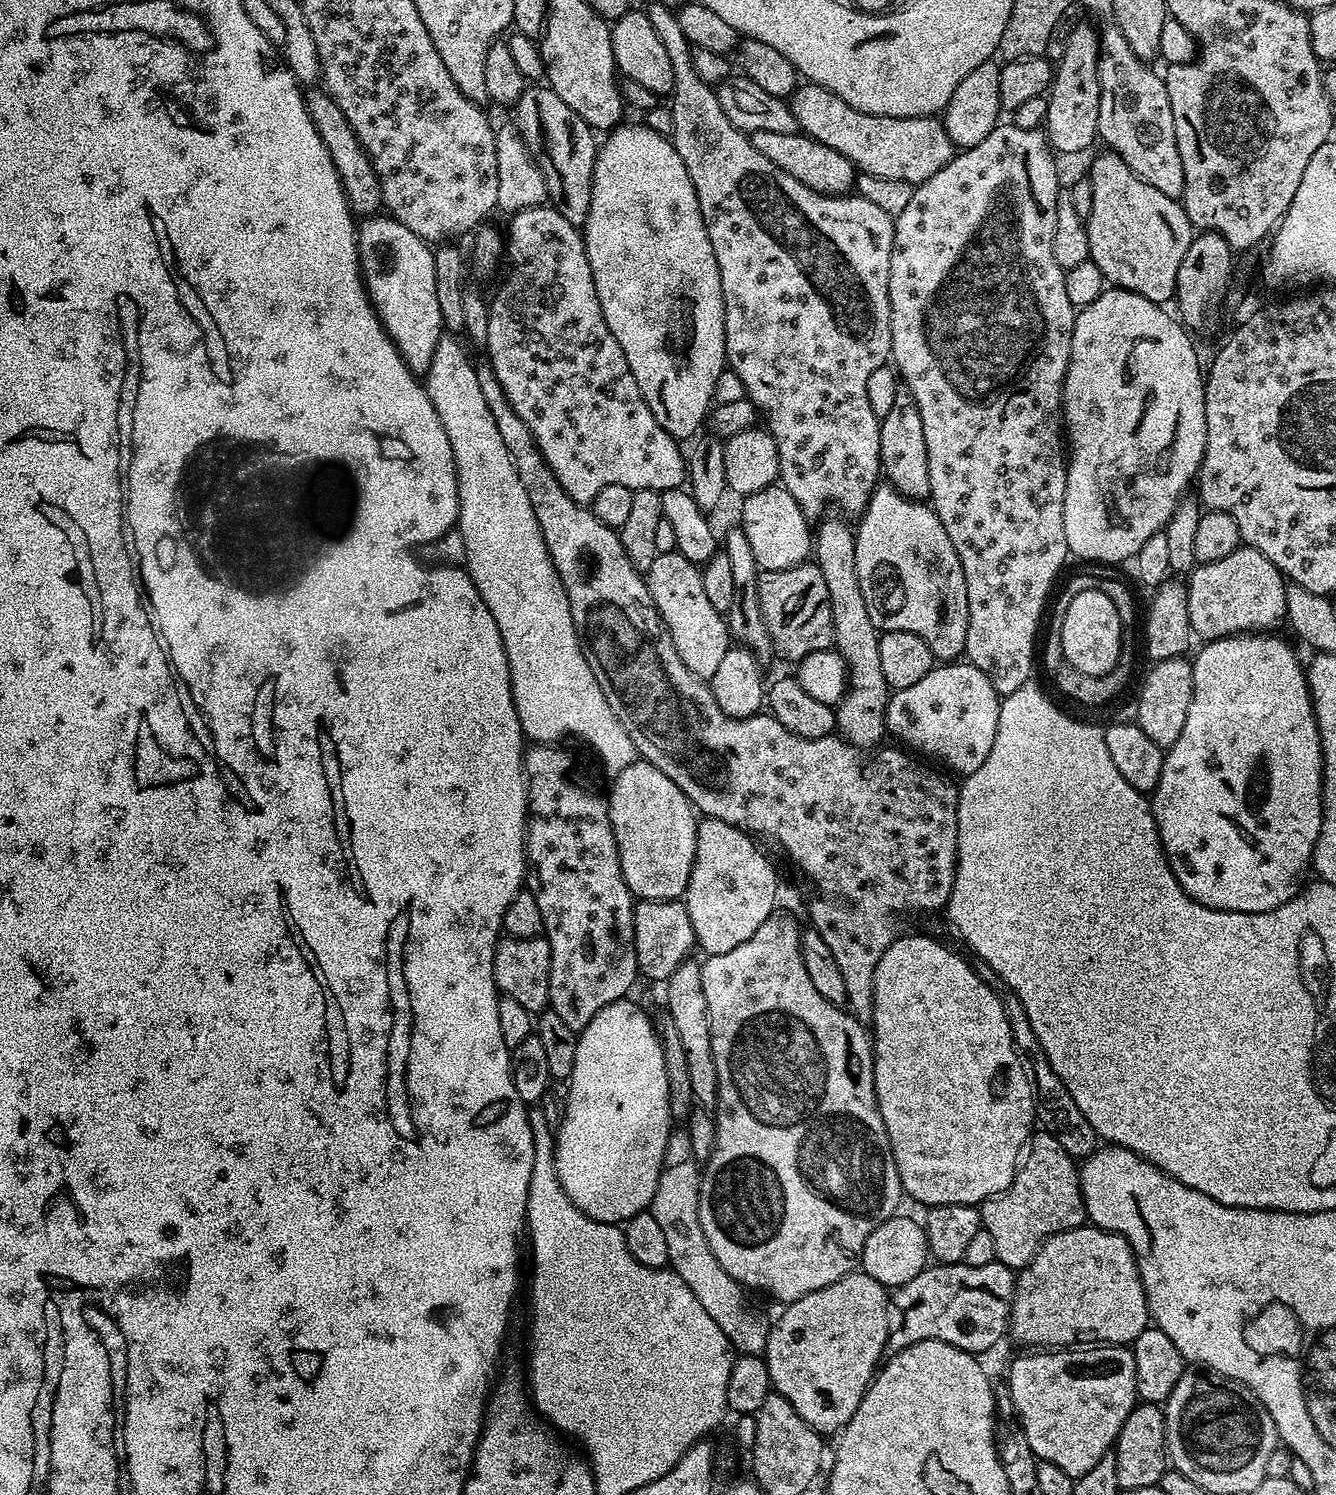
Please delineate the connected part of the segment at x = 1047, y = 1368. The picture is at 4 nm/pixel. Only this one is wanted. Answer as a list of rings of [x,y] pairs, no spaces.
[[[1080,1346],[1075,1350],[1029,1352],[1032,1352],[1029,1356],[1020,1356],[1009,1366],[1006,1387],[1026,1434],[1026,1442],[1030,1442],[1030,1450],[1034,1450],[1037,1461],[1050,1462],[1074,1478],[1090,1474],[1094,1465],[1113,1451],[1122,1422],[1126,1422],[1138,1403],[1132,1349],[1128,1346]]]

